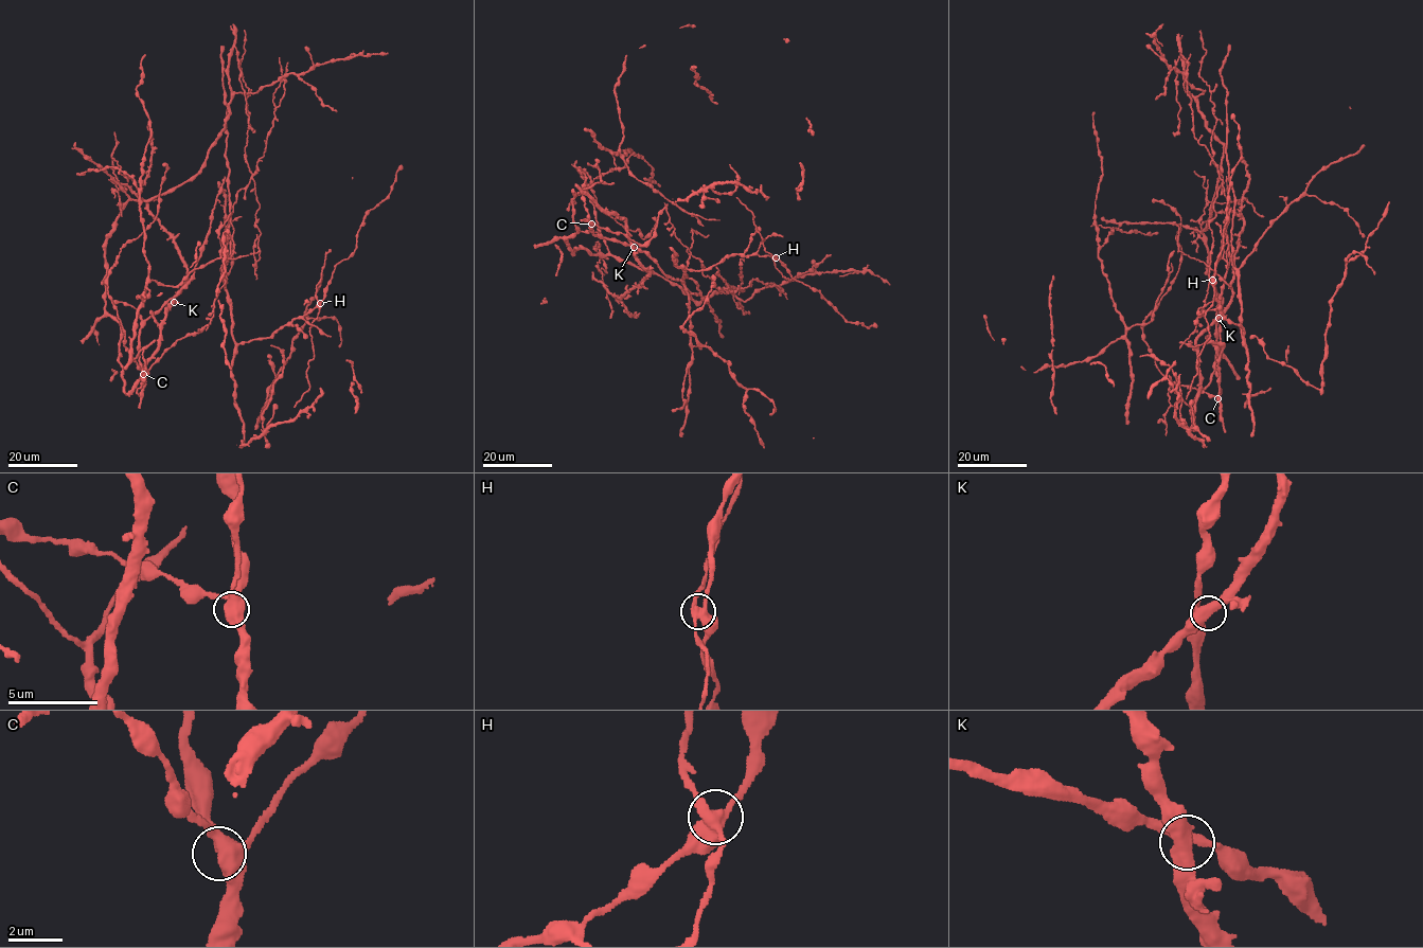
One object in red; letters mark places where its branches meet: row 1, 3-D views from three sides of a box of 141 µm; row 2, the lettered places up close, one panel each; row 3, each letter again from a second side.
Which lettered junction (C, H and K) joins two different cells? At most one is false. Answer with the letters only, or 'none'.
H

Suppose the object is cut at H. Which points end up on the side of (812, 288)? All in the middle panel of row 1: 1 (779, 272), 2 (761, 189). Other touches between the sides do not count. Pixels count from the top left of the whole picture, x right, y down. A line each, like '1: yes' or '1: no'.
1: no
2: yes

